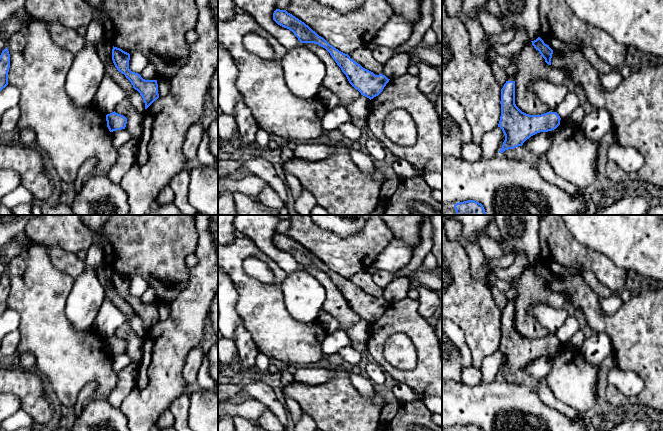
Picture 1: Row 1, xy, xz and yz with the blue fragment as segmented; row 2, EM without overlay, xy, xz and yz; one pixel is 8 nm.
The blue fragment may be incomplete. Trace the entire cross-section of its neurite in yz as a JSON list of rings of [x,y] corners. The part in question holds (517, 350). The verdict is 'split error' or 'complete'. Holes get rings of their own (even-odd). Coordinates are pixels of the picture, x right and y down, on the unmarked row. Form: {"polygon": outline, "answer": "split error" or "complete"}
{"polygon": [[[506,305],[501,313],[501,340],[498,351],[500,351],[505,359],[502,372],[499,377],[505,374],[514,373],[522,370],[523,367],[531,360],[540,357],[548,356],[556,353],[560,349],[560,340],[557,336],[547,336],[541,339],[529,339],[522,336],[515,328],[515,305]]], "answer": "complete"}

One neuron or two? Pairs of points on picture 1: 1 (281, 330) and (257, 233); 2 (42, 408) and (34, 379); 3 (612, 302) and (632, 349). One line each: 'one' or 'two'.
1: two
2: one
3: two

